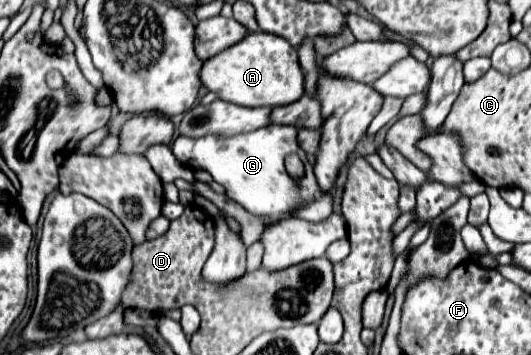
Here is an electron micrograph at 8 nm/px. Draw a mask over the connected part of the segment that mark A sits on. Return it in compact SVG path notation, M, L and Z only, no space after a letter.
M267 32L247 34L243 40L239 40L239 44L229 46L215 58L205 60L199 70L199 80L221 100L249 108L285 106L299 100L305 92L297 48L293 48L285 38Z

